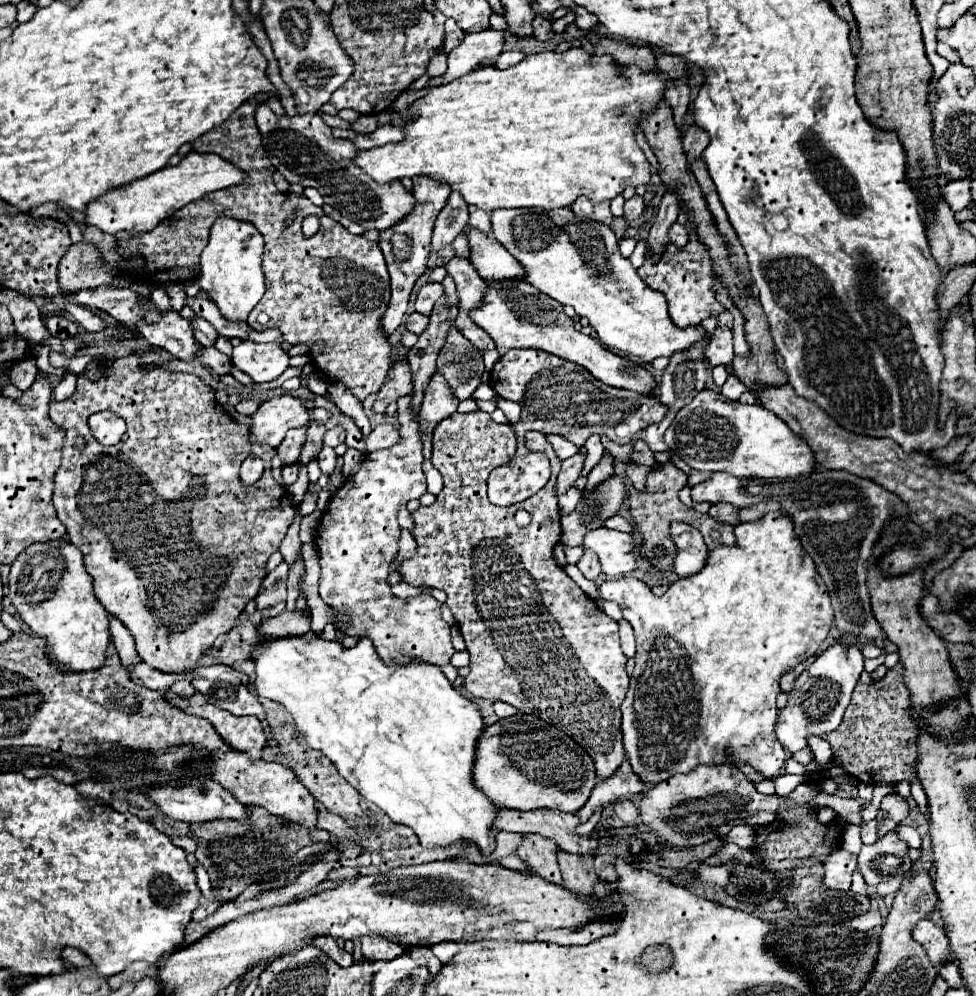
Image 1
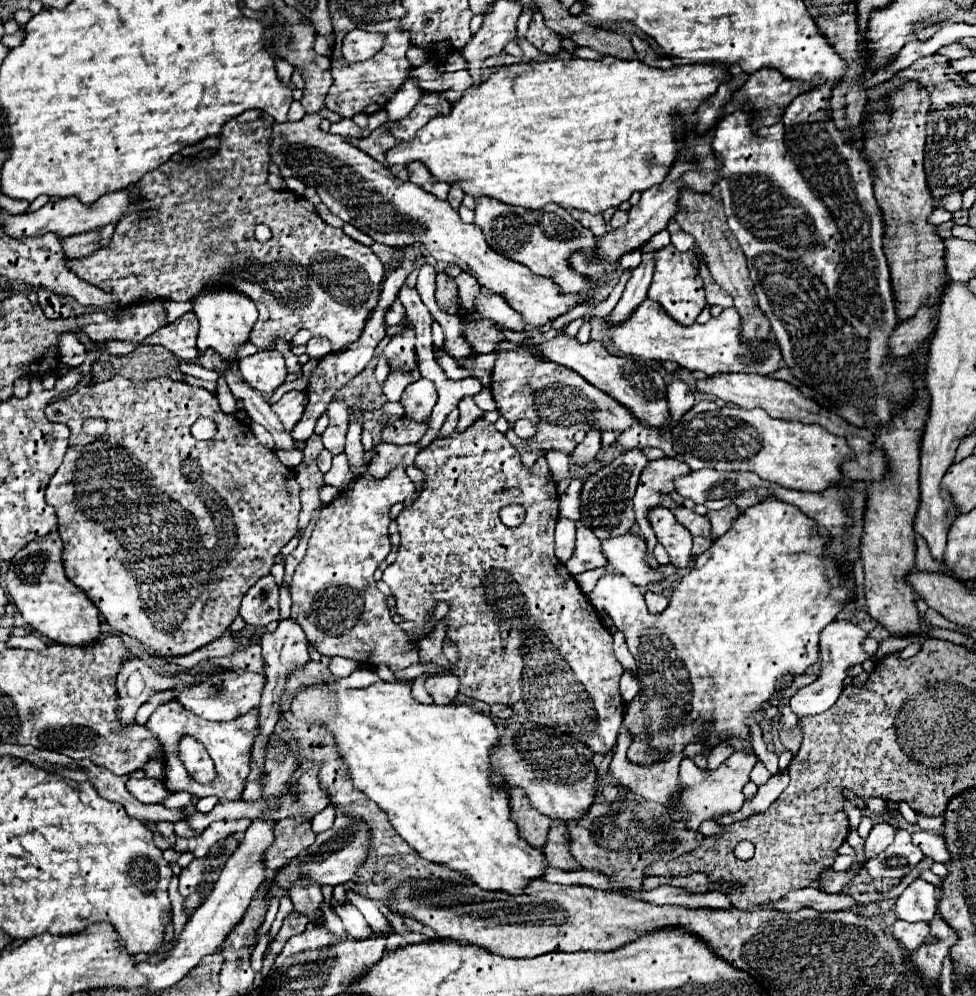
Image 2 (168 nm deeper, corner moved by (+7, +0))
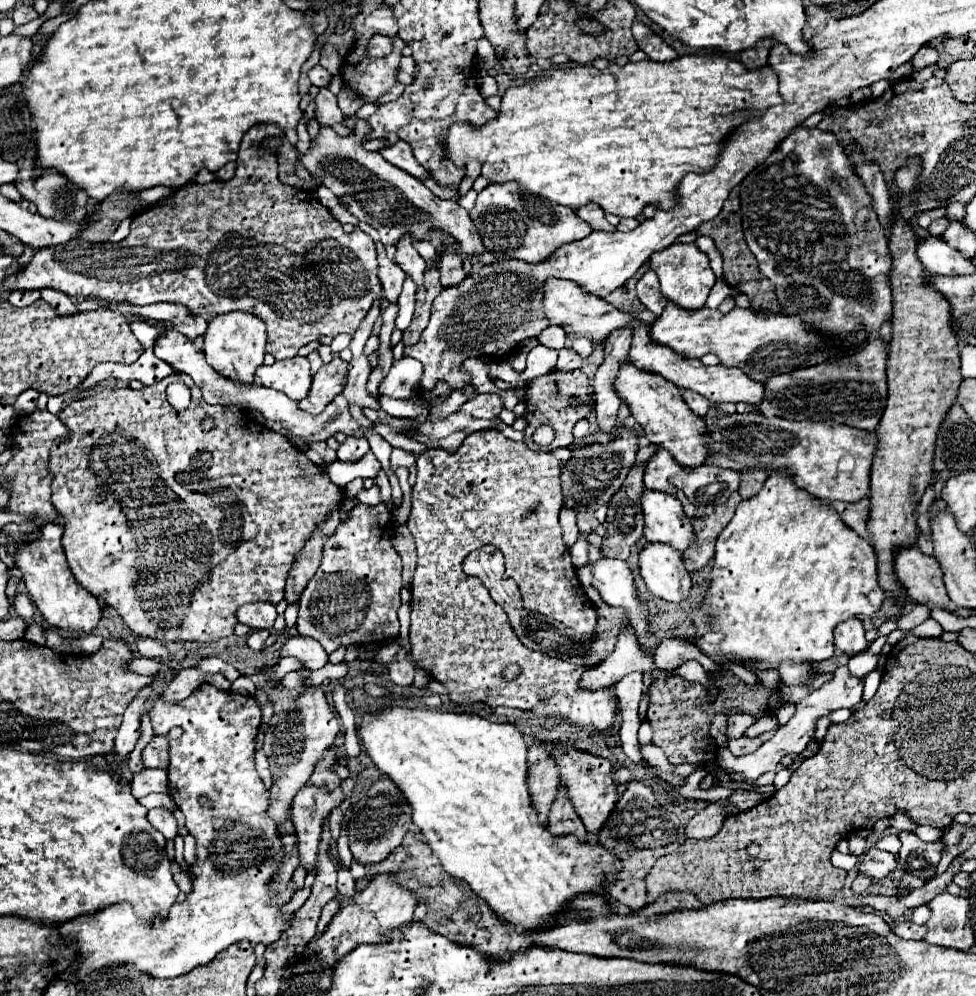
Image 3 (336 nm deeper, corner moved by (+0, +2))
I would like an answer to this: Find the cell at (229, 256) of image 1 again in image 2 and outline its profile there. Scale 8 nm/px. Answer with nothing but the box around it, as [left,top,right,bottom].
[193,284,257,360]

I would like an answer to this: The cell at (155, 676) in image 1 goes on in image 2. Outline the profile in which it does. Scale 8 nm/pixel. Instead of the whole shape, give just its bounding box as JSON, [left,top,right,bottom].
[171,670,265,720]

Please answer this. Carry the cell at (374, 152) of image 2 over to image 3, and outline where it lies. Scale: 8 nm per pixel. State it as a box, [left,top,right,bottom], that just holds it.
[380,140,430,180]

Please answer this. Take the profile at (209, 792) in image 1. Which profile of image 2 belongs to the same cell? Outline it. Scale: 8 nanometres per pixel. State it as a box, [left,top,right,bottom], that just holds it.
[127,778,171,804]

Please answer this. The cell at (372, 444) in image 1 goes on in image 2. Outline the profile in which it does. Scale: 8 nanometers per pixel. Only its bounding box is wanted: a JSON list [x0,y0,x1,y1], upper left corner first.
[381,418,427,444]

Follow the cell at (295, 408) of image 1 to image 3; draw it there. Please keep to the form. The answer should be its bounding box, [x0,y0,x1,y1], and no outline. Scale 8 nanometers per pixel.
[298,356,348,414]

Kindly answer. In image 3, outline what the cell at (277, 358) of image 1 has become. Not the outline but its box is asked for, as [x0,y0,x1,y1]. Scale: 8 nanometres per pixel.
[256,356,312,402]

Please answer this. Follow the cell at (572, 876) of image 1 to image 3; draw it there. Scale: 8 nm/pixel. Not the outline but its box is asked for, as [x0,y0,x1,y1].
[548,782,588,840]

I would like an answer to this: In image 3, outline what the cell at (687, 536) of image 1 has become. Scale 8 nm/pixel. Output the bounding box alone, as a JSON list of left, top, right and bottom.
[640,490,694,552]

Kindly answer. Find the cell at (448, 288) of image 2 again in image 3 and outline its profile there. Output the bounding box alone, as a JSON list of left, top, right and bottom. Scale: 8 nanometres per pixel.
[440,250,466,286]

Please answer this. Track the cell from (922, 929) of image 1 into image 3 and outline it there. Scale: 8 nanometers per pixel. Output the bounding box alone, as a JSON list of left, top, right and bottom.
[892,922,926,940]

